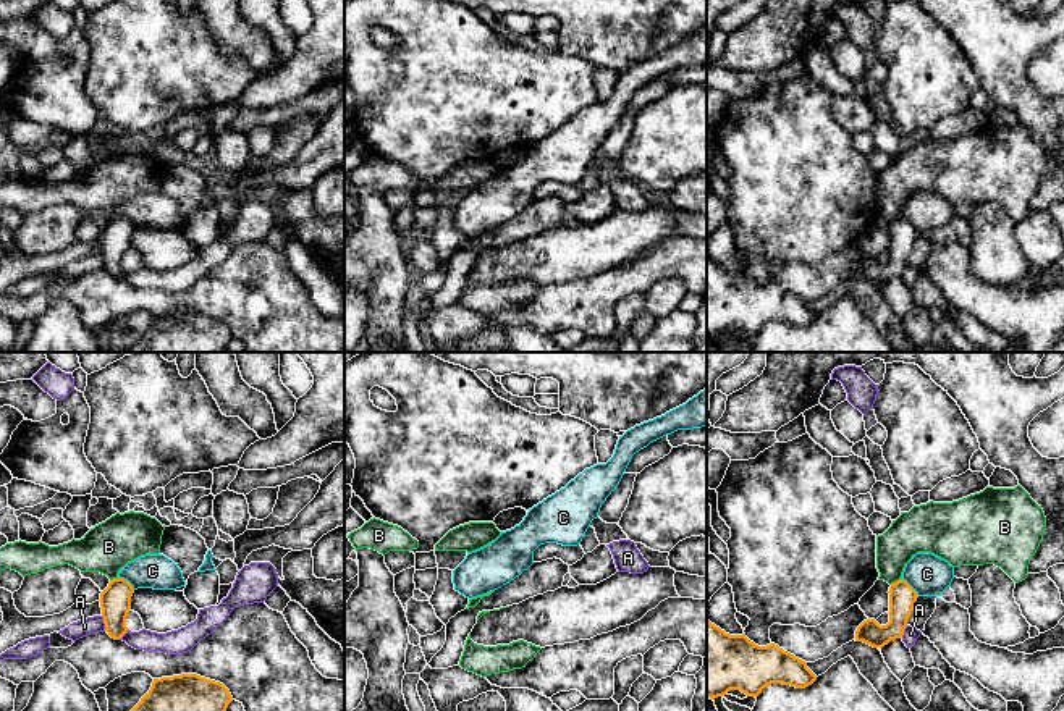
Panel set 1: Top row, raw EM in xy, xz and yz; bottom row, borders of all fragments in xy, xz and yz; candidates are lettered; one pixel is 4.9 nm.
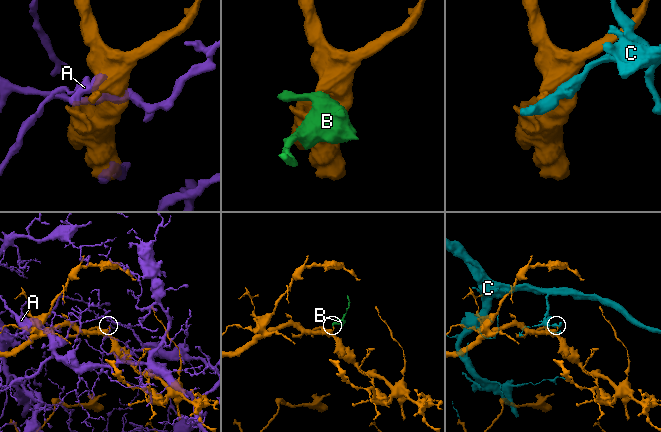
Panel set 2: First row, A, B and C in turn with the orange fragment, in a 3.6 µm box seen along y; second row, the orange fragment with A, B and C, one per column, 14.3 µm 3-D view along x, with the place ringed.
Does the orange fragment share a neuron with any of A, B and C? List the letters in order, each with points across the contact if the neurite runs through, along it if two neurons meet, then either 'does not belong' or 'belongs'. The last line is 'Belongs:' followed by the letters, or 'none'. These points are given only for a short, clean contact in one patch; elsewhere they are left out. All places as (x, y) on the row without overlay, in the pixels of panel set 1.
A: does not belong
B: along yz (901, 215), (890, 222) | does not belong
C: does not belong
Belongs: none

